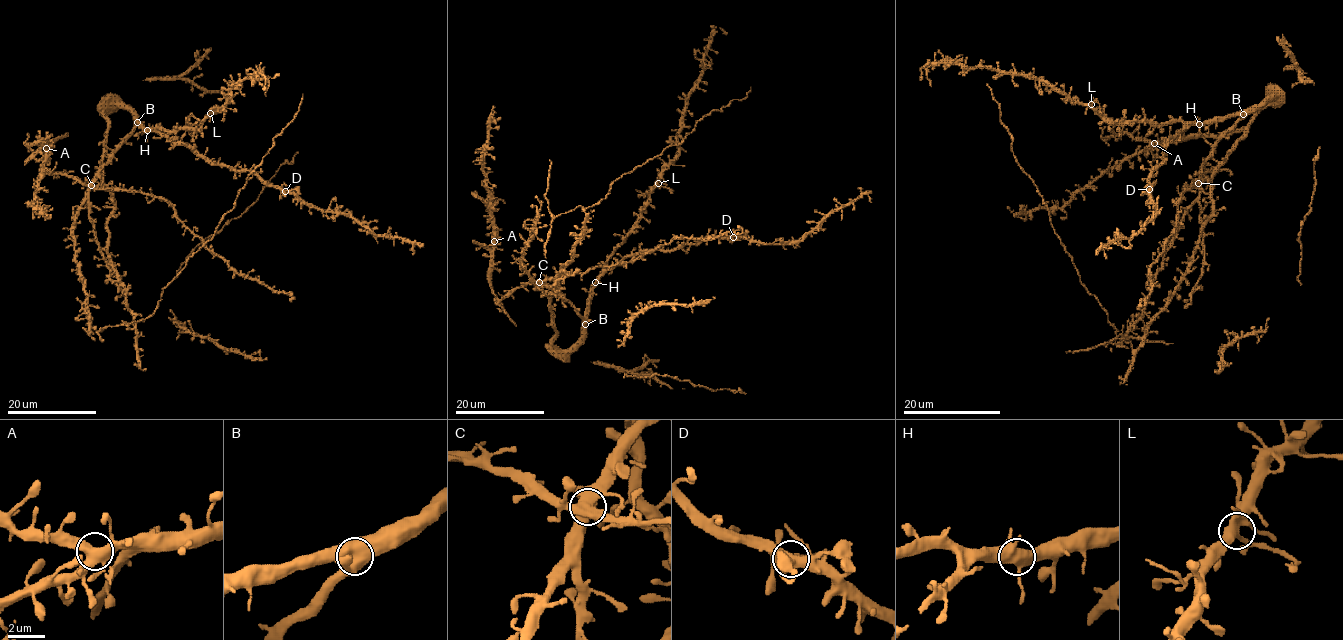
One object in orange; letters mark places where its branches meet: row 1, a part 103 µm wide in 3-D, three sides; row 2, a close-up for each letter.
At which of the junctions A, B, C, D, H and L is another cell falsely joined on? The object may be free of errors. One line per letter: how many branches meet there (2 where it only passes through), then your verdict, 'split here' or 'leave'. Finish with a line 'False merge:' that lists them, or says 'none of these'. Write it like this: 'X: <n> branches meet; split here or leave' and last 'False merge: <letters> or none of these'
A: 5 branches meet; leave
B: 4 branches meet; leave
C: 5 branches meet; split here
D: 5 branches meet; leave
H: 4 branches meet; leave
L: 5 branches meet; leave
False merge: C

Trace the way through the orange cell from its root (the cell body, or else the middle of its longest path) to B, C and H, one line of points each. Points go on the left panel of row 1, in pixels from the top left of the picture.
B: (82, 202), (88, 196), (88, 183), (137, 122)
C: (82, 202), (88, 196), (90, 185)
H: (82, 202), (88, 196), (88, 183), (109, 155), (139, 123), (147, 130)

